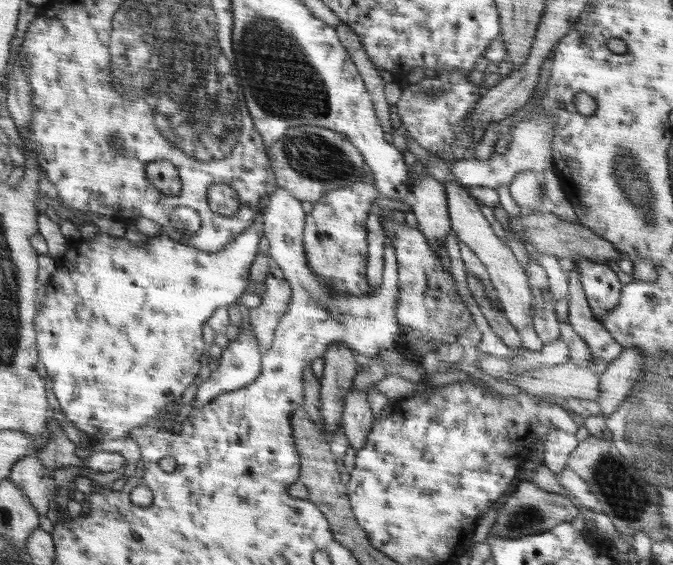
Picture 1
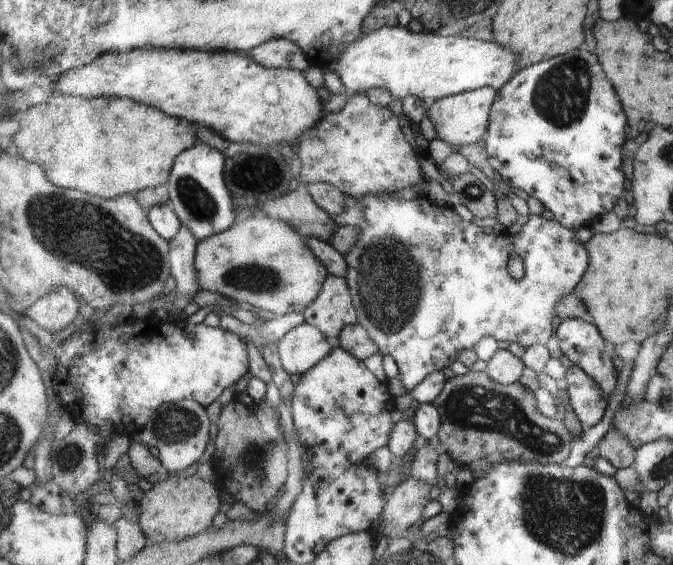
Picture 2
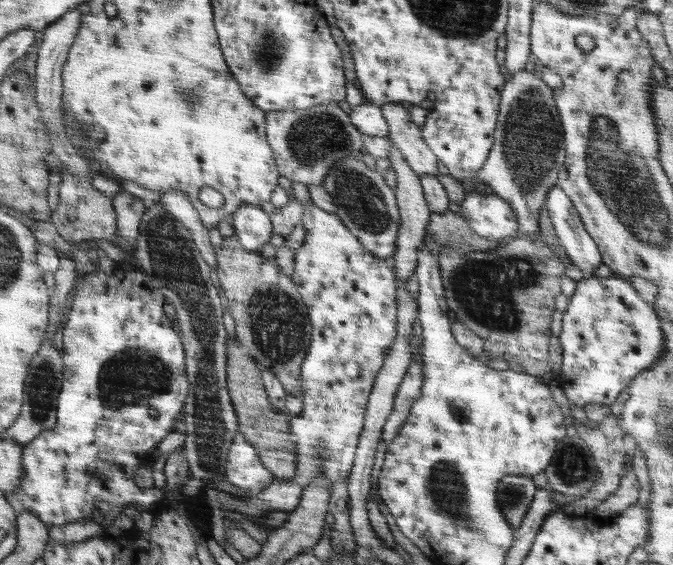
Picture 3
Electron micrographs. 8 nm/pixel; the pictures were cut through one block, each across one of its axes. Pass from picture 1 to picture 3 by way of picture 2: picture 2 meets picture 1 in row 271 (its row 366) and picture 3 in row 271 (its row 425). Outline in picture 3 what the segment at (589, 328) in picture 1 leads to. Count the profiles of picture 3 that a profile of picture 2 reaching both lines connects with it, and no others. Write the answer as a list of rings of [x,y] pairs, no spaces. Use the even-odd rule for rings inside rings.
[[[552,186],[548,193],[547,209],[570,264],[577,266],[587,277],[594,274],[594,268],[602,263],[600,251],[586,232],[575,205],[560,186]]]

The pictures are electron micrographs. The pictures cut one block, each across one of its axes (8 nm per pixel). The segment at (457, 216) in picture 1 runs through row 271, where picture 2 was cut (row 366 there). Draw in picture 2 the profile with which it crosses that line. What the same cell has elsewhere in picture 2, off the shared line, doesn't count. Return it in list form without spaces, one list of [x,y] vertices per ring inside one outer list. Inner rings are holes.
[[[498,349],[498,352],[487,362],[486,374],[502,385],[519,382],[520,376],[526,368],[523,359],[515,356],[508,349]]]

